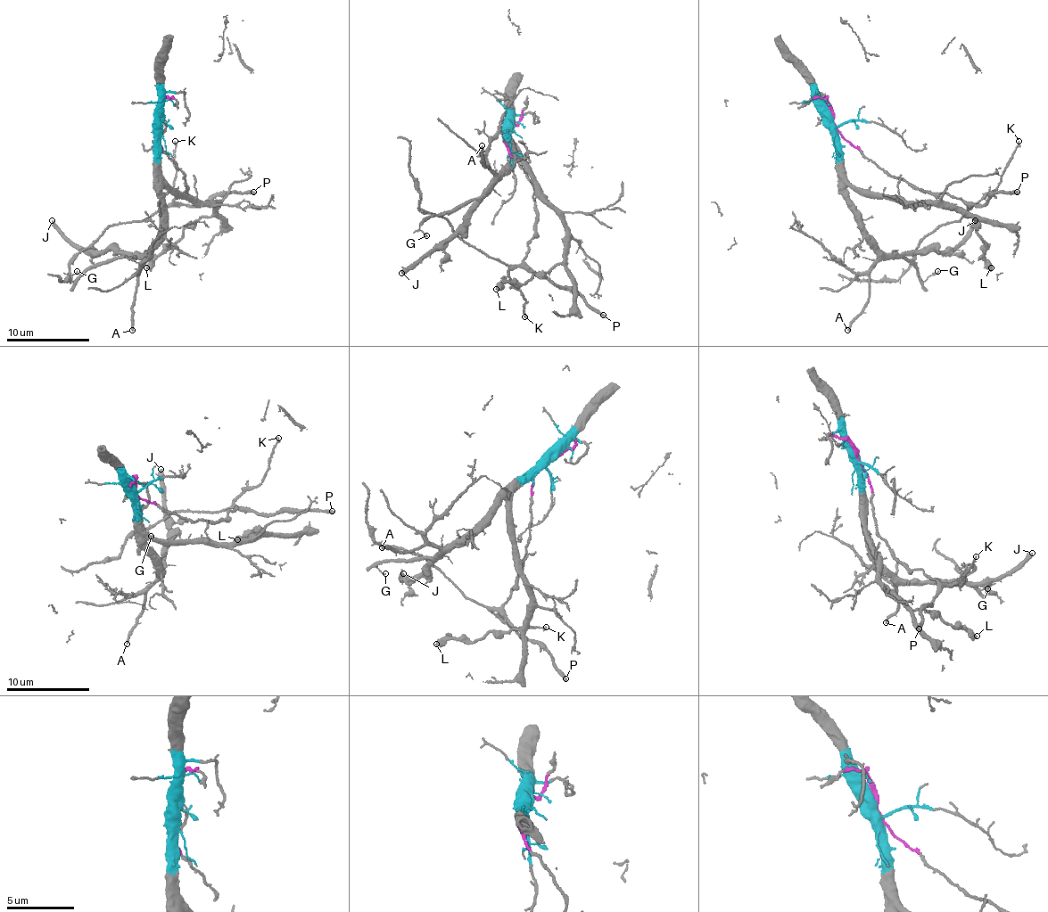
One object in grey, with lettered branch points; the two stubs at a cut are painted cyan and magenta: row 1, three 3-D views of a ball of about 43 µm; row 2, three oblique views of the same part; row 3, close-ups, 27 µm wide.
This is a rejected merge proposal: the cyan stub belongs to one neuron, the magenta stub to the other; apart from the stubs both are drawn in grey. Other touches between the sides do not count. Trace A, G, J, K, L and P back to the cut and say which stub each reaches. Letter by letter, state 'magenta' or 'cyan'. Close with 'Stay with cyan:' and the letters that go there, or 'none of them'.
A: cyan
G: cyan
J: cyan
K: magenta
L: cyan
P: magenta
Stay with cyan: A, G, J, L

